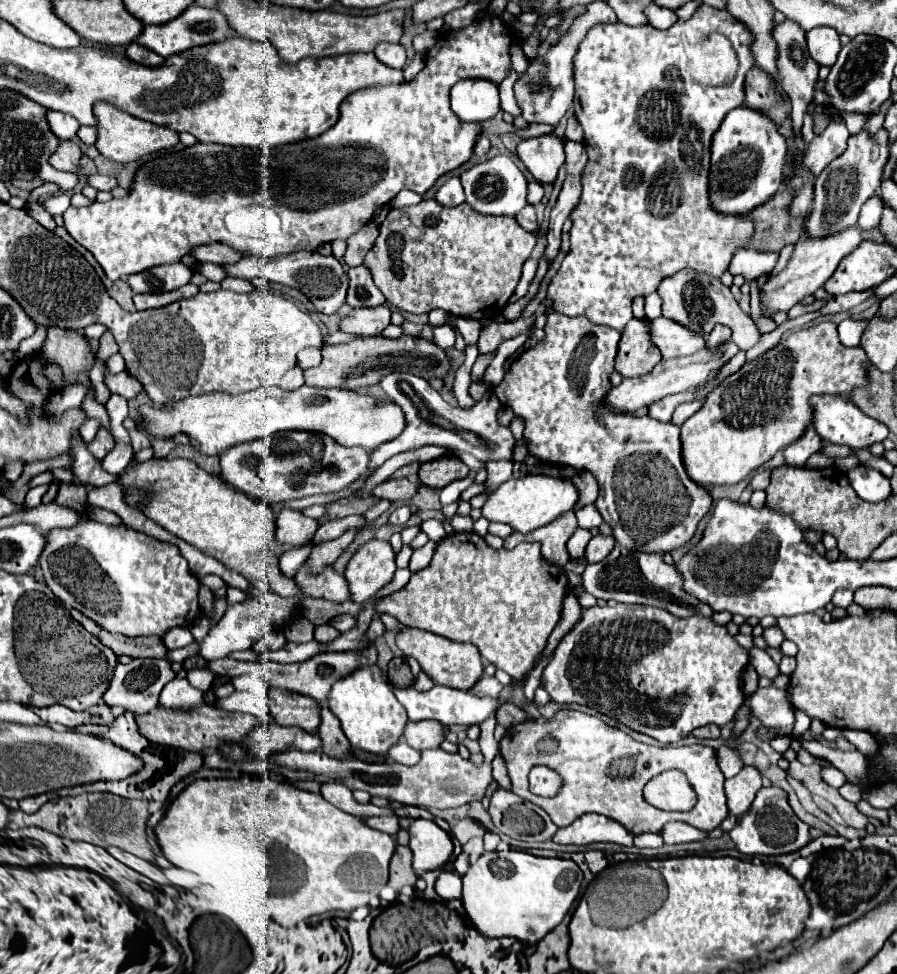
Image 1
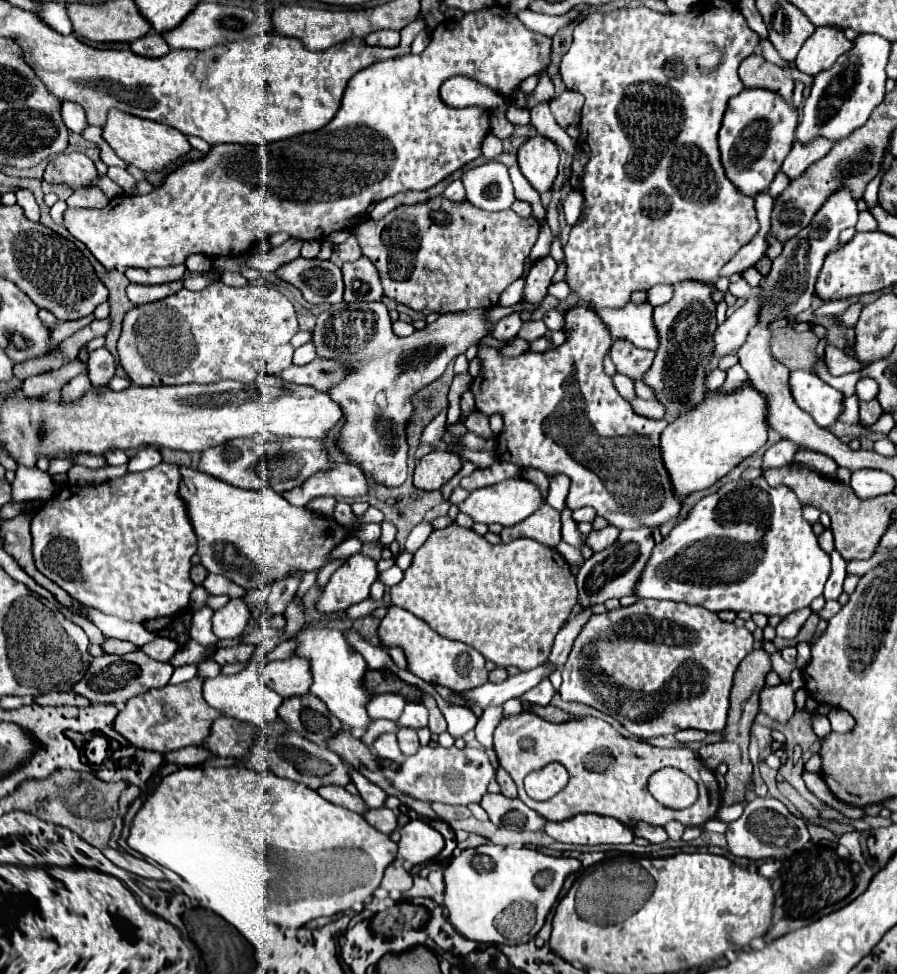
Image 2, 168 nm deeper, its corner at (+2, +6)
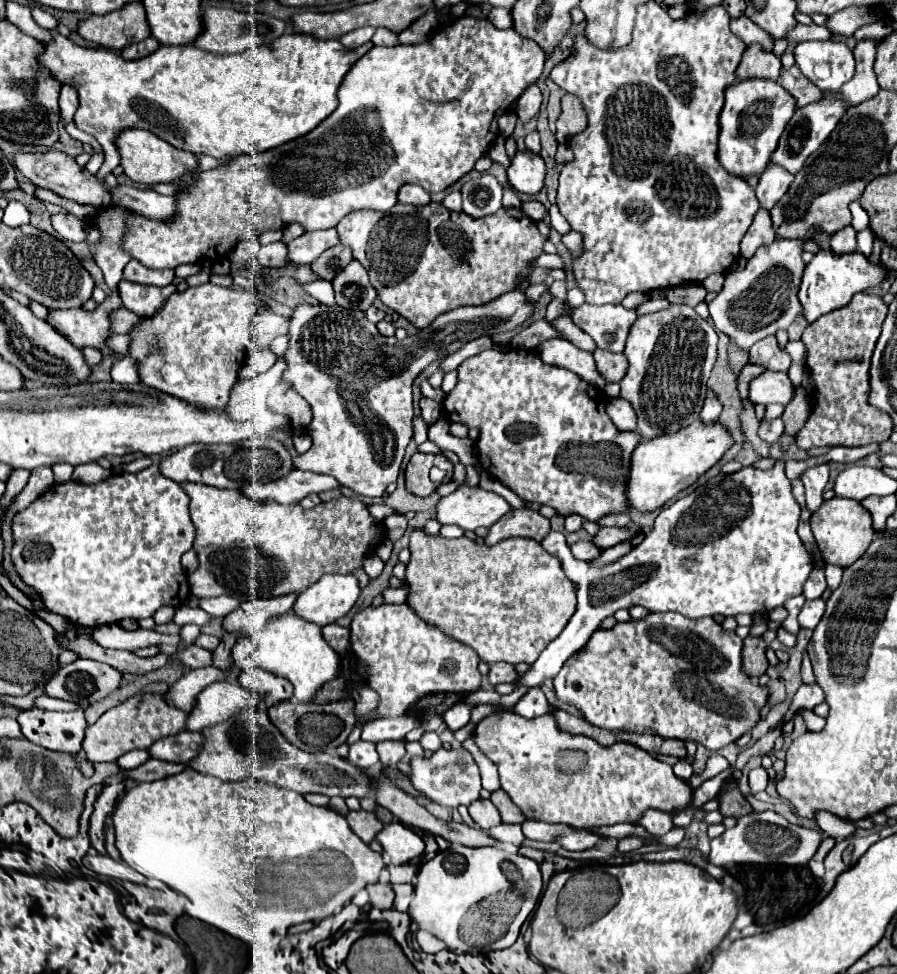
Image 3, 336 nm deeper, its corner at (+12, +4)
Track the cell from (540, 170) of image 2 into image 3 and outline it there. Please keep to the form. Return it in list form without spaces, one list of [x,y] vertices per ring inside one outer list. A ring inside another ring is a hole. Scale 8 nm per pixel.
[[[518,150],[512,158],[512,166],[506,170],[508,182],[516,192],[538,194],[544,186],[544,160],[530,150]]]

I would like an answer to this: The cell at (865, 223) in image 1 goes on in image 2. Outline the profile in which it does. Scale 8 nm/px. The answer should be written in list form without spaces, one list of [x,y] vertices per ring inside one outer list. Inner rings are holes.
[[[864,210],[864,212],[860,214],[860,218],[858,218],[856,232],[874,232],[874,230],[878,230],[878,224],[876,224],[874,216],[872,216],[868,210]]]

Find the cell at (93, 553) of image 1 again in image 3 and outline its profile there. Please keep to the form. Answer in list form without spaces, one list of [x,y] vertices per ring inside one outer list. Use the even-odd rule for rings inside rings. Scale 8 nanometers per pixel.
[[[158,466],[136,474],[116,474],[98,484],[54,484],[46,494],[16,514],[12,522],[12,562],[22,580],[36,588],[44,606],[66,616],[76,626],[96,628],[126,618],[154,616],[162,606],[182,606],[190,596],[186,572],[180,566],[184,552],[192,548],[194,524],[188,514],[188,496]]]

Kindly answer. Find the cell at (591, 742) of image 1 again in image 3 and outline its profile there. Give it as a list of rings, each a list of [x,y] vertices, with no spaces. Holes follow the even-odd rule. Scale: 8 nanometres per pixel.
[[[498,710],[484,718],[474,734],[478,748],[498,766],[502,790],[528,820],[600,828],[618,822],[638,824],[646,810],[676,814],[692,806],[692,786],[678,778],[670,764],[636,744],[602,746],[588,736],[560,732],[550,714],[528,720]]]

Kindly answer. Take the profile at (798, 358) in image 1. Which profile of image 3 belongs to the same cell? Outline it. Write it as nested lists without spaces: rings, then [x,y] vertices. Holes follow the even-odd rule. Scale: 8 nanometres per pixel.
[[[696,420],[678,432],[664,434],[652,440],[642,440],[632,452],[632,470],[628,478],[628,500],[638,512],[652,512],[682,490],[692,486],[702,474],[706,474],[720,458],[734,446],[732,432],[720,422],[702,422]]]

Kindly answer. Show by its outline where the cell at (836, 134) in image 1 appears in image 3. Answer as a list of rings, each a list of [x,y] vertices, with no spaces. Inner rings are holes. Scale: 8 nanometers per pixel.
[[[770,162],[768,168],[760,174],[760,184],[756,188],[756,196],[760,200],[760,206],[770,210],[788,192],[792,180],[794,180],[794,176],[786,168]]]

